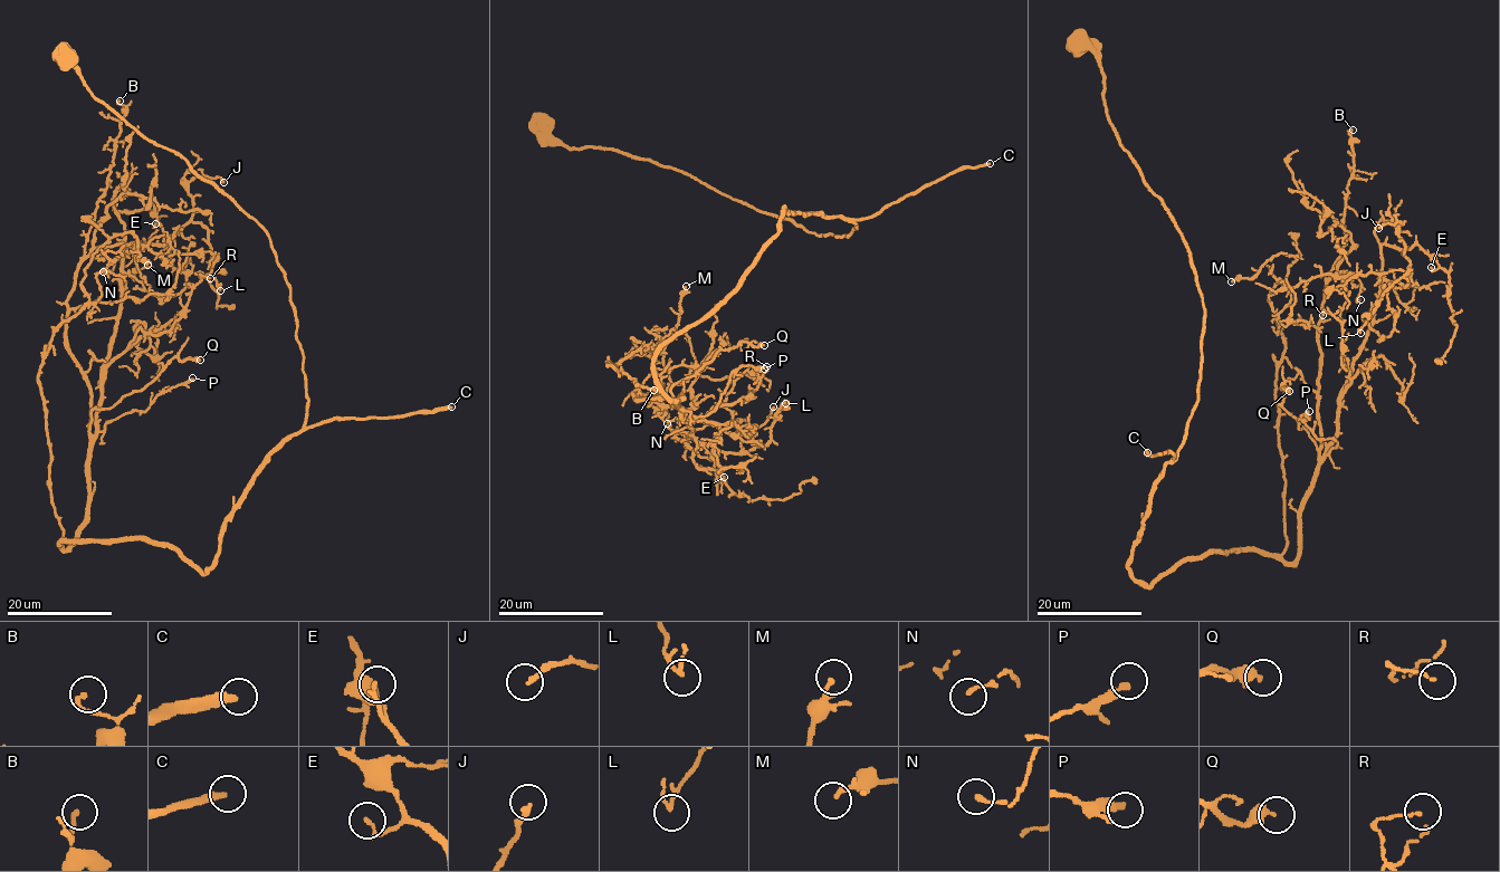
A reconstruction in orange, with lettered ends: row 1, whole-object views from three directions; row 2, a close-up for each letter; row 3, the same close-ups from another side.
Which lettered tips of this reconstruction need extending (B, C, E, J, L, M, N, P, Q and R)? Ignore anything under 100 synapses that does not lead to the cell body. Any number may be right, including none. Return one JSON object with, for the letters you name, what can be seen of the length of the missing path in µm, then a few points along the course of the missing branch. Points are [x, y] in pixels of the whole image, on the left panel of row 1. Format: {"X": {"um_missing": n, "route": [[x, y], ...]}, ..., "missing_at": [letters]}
{"C": {"um_missing": 130}, "missing_at": ["C"]}

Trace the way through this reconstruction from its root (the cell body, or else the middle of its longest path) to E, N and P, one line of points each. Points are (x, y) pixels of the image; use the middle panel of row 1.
E: (542, 126), (815, 235), (857, 226), (784, 207), (742, 284), (657, 355), (693, 430), (676, 436), (724, 477)
N: (542, 126), (857, 226), (784, 207), (660, 348), (678, 404), (630, 393), (667, 423)
P: (542, 126), (815, 235), (856, 224), (784, 207), (742, 284), (655, 362), (696, 417), (734, 371), (764, 369)

